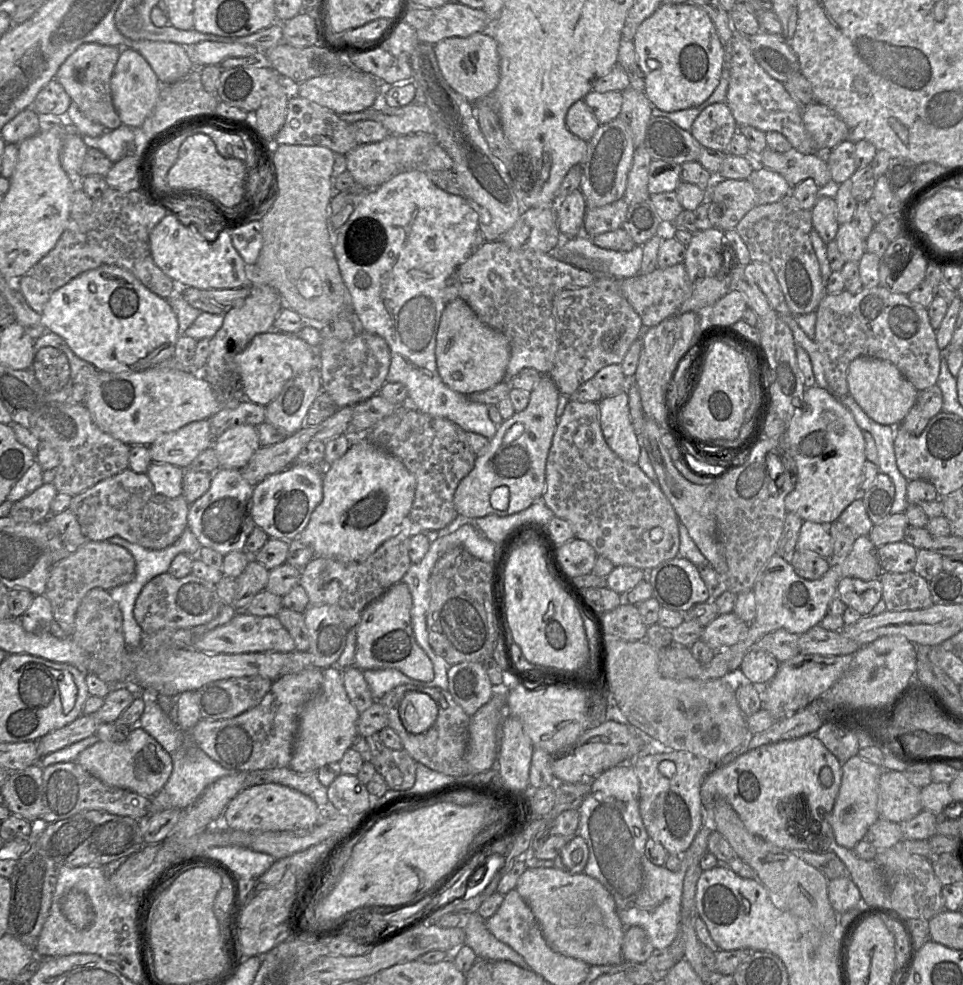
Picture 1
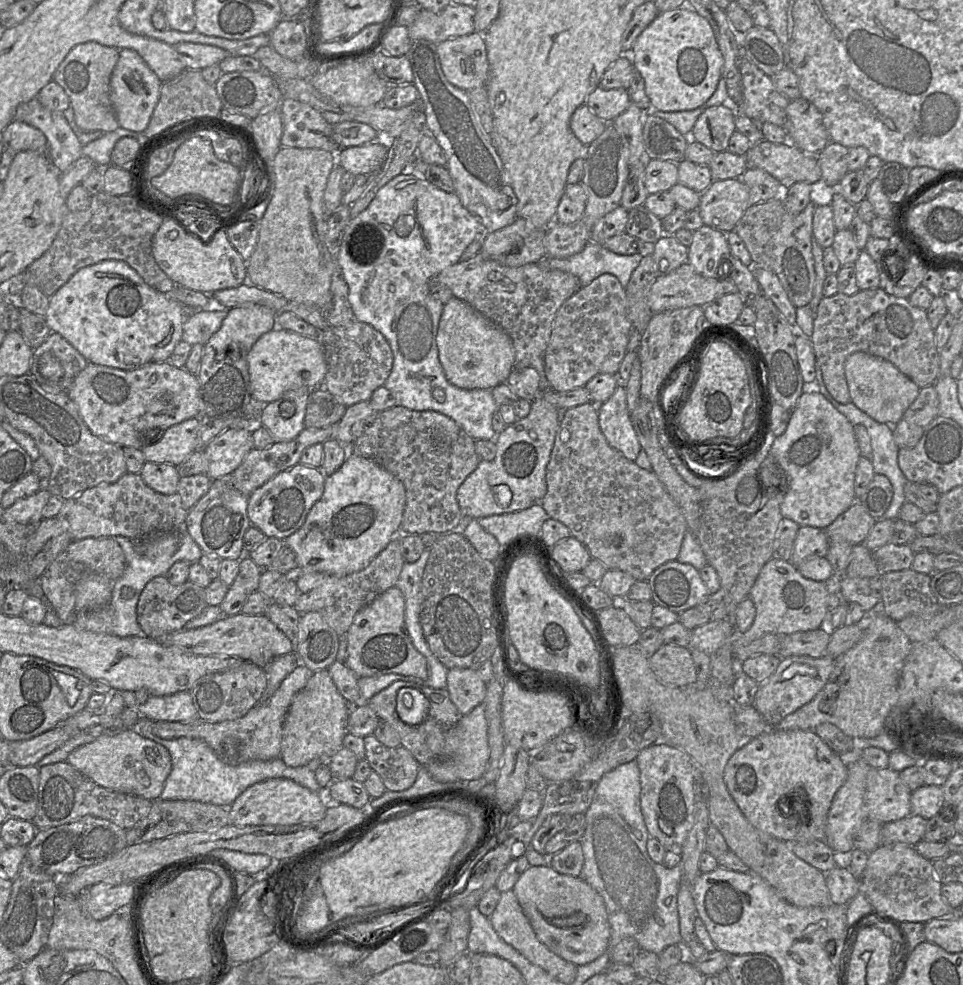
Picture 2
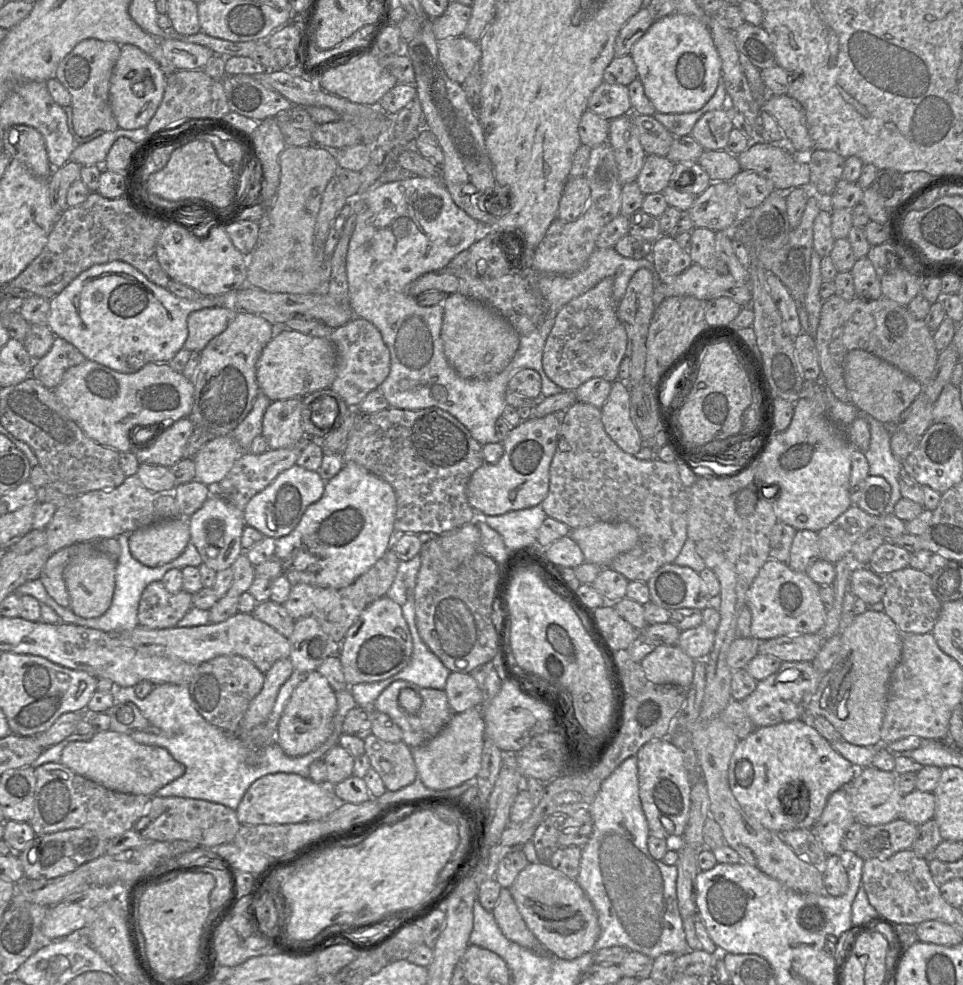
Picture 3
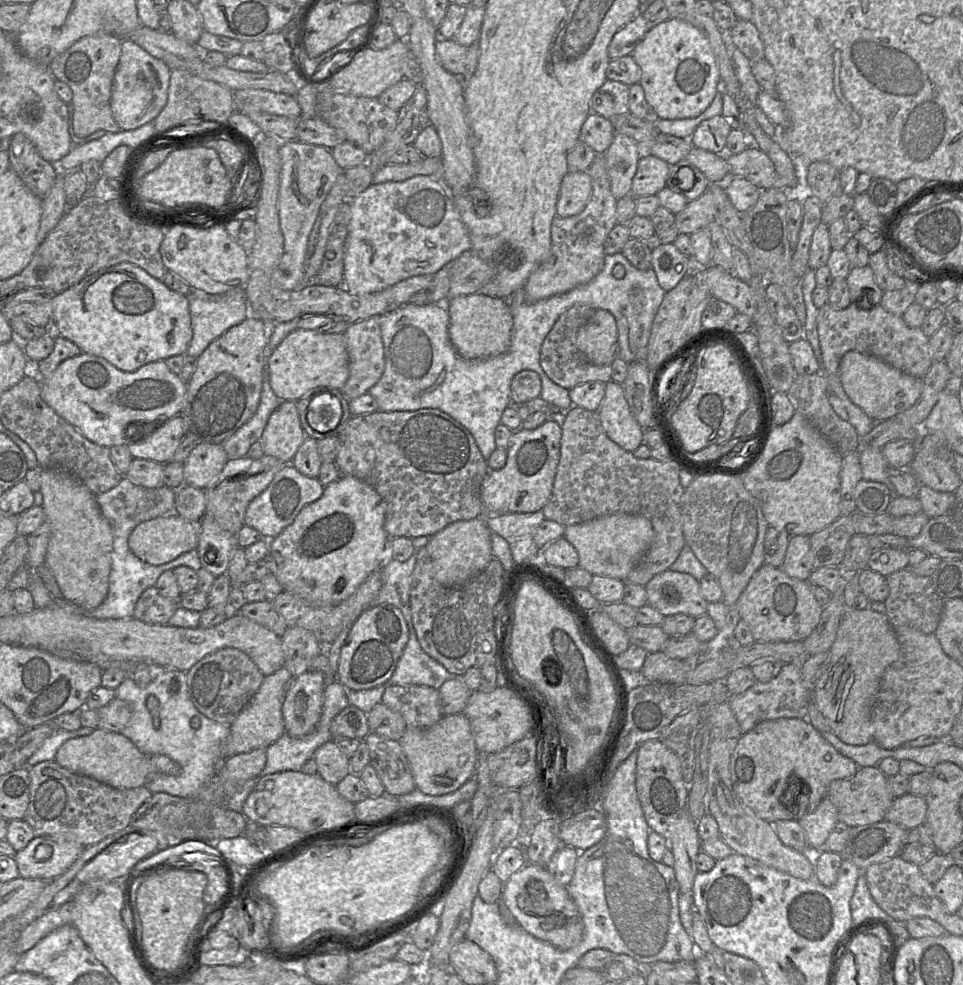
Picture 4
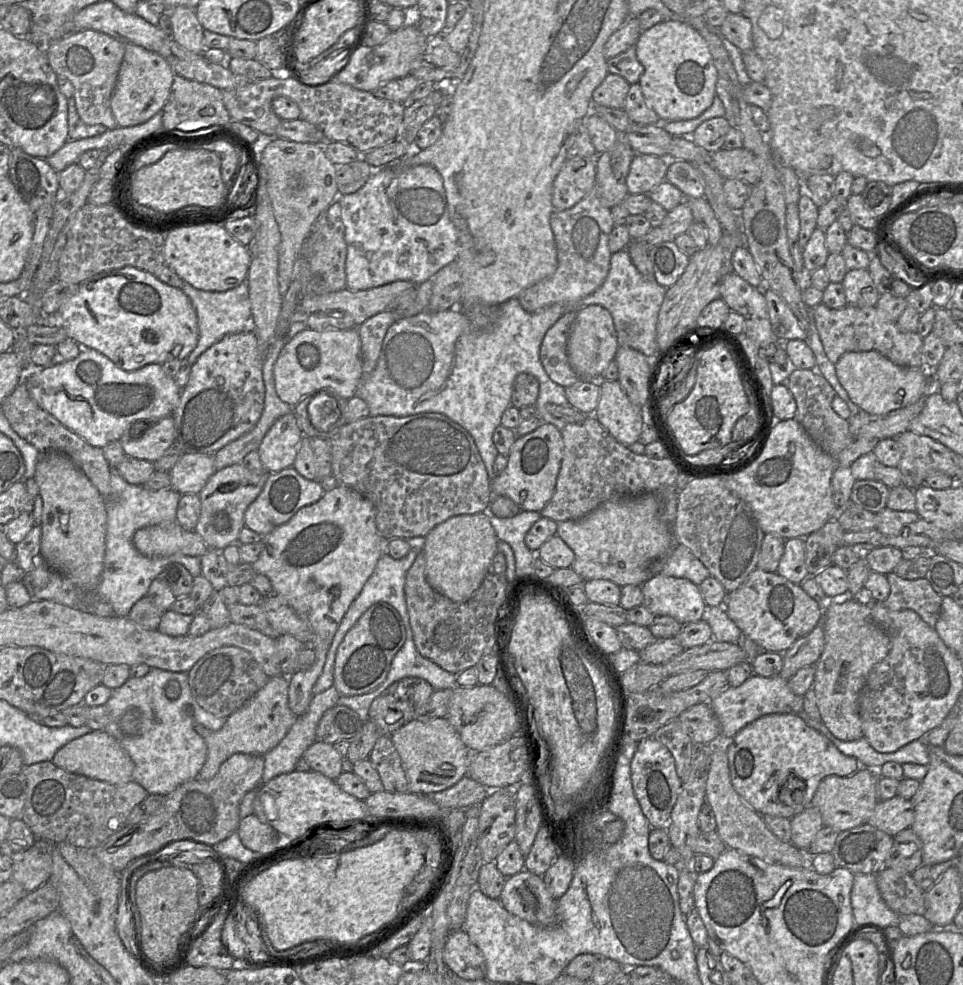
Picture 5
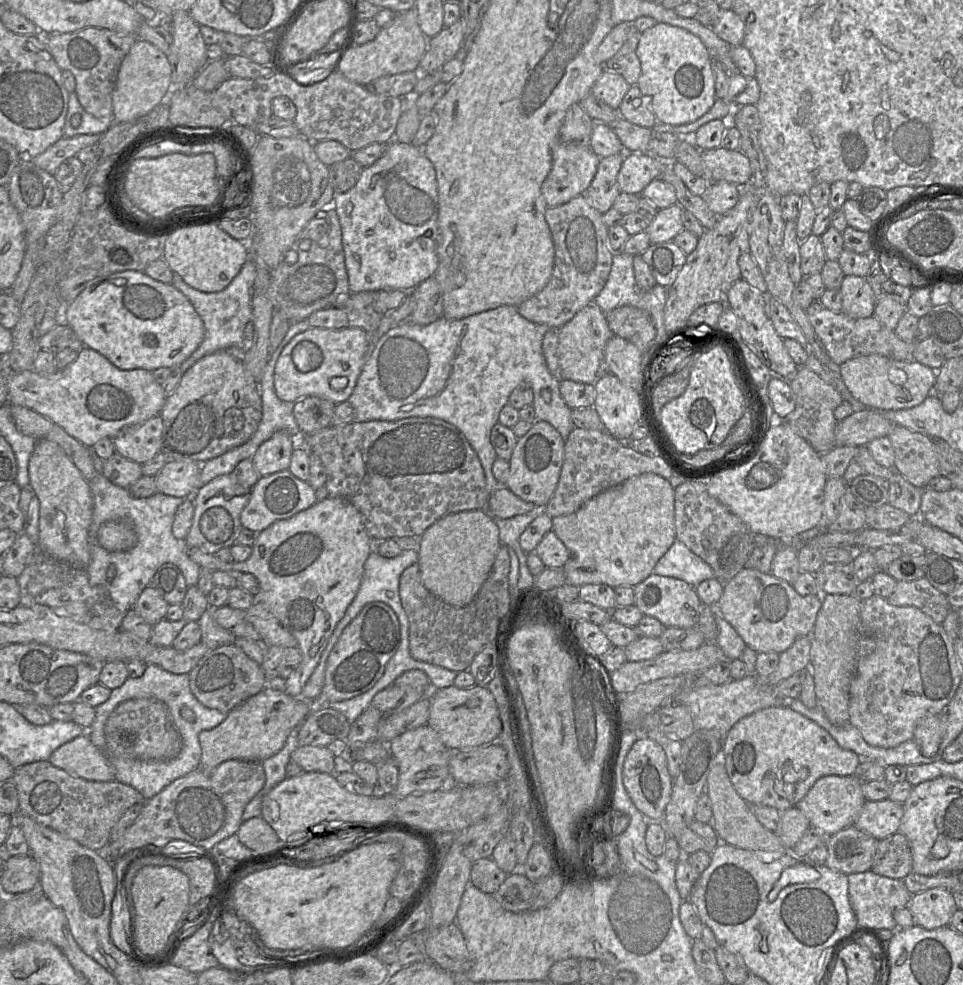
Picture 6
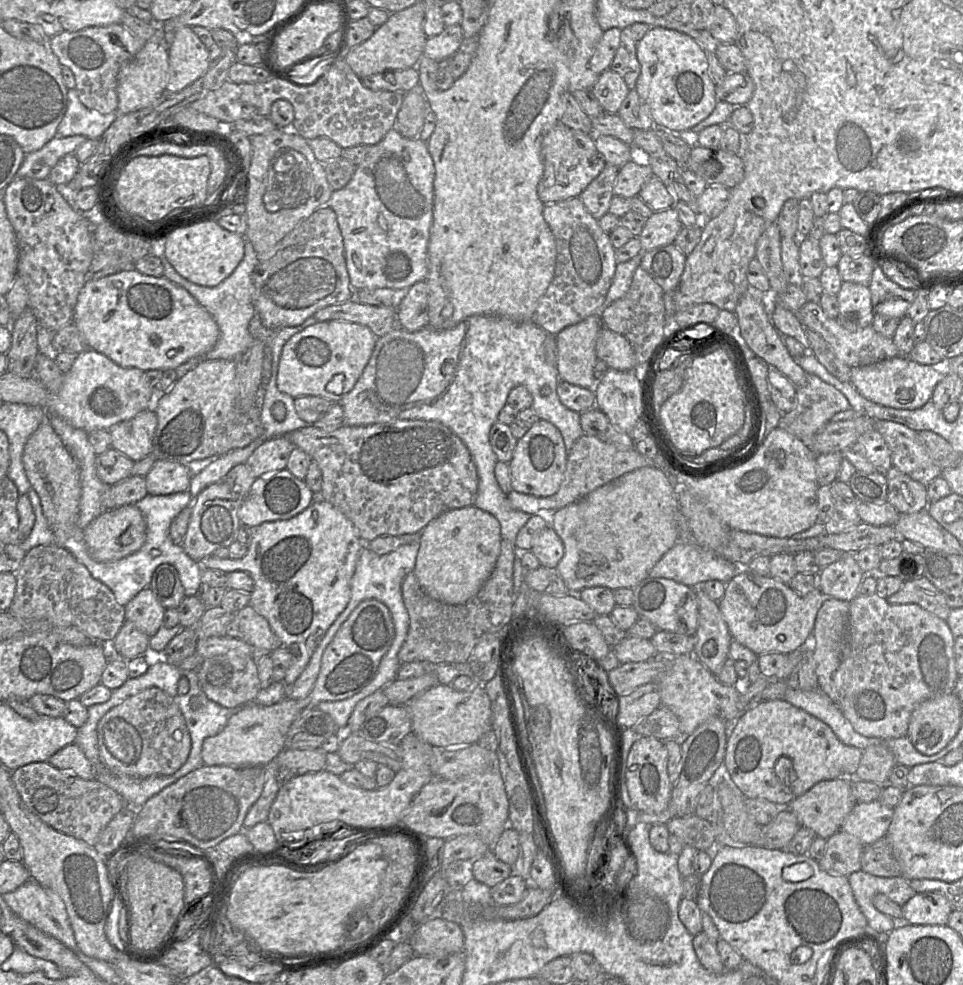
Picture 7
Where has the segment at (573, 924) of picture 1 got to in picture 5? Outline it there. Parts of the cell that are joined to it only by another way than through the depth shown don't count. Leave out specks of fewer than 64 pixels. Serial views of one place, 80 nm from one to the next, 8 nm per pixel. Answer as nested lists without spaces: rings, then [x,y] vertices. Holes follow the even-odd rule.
[[[526,869],[506,879],[499,896],[502,906],[511,914],[537,926],[550,926],[556,923],[557,900],[547,889],[542,876]]]

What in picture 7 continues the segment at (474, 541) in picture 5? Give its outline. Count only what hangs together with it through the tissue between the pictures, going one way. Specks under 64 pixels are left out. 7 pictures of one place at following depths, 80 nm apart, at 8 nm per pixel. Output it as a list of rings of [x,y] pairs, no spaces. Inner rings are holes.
[[[474,505],[451,509],[423,528],[414,573],[432,598],[461,605],[473,598],[492,574],[501,546],[501,526],[490,513]]]

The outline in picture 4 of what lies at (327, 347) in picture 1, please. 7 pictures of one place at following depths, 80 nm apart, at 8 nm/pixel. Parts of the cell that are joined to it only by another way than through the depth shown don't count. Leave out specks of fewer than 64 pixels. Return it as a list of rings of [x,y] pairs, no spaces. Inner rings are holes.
[[[372,316],[350,324],[343,333],[349,359],[349,377],[340,392],[347,402],[368,393],[369,389],[379,381],[384,372],[384,344],[379,317]]]

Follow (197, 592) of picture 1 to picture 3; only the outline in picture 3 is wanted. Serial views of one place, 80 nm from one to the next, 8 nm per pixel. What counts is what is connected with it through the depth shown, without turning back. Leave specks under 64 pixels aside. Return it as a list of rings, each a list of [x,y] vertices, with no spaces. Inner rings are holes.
[[[161,581],[150,583],[139,601],[139,625],[149,629],[175,627],[193,608],[192,595],[184,590],[170,593]]]

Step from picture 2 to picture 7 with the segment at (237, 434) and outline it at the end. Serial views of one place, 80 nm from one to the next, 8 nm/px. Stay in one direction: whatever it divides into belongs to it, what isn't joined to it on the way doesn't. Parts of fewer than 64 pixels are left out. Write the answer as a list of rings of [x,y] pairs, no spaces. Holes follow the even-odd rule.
[[[156,460],[145,476],[150,495],[167,495],[189,490],[194,469],[168,460]]]

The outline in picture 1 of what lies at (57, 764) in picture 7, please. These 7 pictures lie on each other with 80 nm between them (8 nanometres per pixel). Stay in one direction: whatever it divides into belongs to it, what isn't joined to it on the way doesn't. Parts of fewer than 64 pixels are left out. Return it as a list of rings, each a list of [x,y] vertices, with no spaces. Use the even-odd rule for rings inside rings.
[[[138,725],[131,728],[125,741],[98,741],[80,752],[75,762],[108,786],[148,798],[152,798],[164,787],[173,770],[169,753]]]

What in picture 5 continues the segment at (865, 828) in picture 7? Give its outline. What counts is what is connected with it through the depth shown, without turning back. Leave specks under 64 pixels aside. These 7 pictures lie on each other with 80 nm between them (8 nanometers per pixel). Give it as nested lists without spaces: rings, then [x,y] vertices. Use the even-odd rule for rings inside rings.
[[[895,796],[879,801],[867,823],[893,837],[900,831],[910,828],[914,816],[912,802]]]

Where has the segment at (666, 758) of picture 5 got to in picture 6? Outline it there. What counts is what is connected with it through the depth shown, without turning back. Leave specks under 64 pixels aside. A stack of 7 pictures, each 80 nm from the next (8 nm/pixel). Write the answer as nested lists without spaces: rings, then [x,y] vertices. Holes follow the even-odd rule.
[[[640,736],[630,749],[623,768],[624,786],[635,806],[648,821],[662,821],[670,801],[673,779],[668,771],[664,749],[647,736]]]

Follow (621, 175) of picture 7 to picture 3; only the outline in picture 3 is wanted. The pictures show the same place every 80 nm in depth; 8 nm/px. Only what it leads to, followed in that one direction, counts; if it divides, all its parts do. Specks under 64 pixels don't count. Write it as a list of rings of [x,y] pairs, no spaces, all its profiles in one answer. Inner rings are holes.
[[[648,154],[636,178],[640,191],[644,194],[659,193],[668,187],[675,163],[666,156]]]

